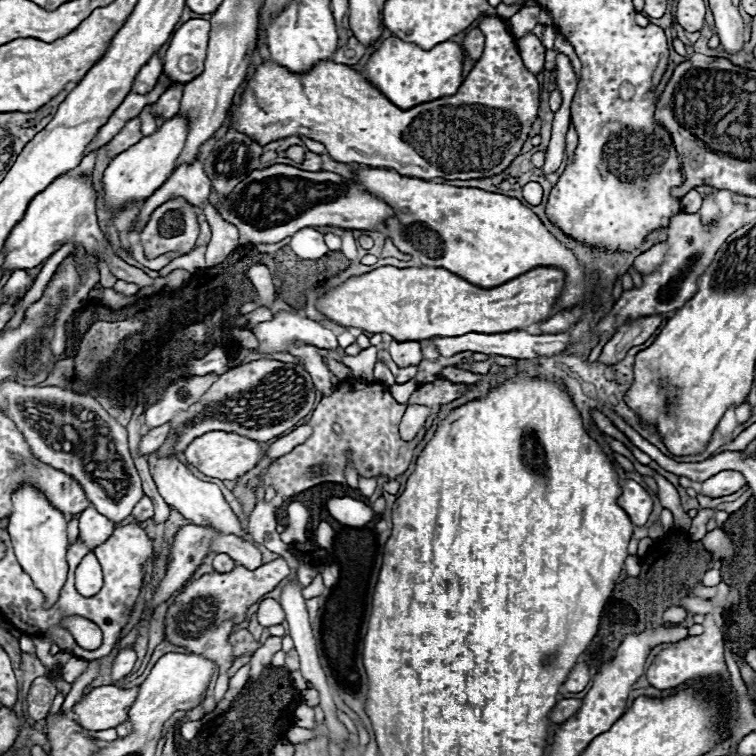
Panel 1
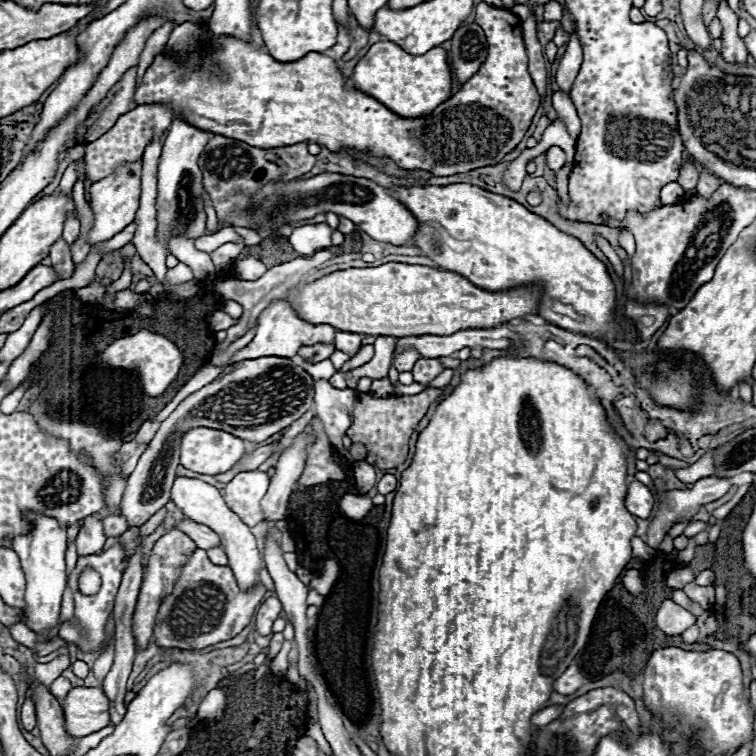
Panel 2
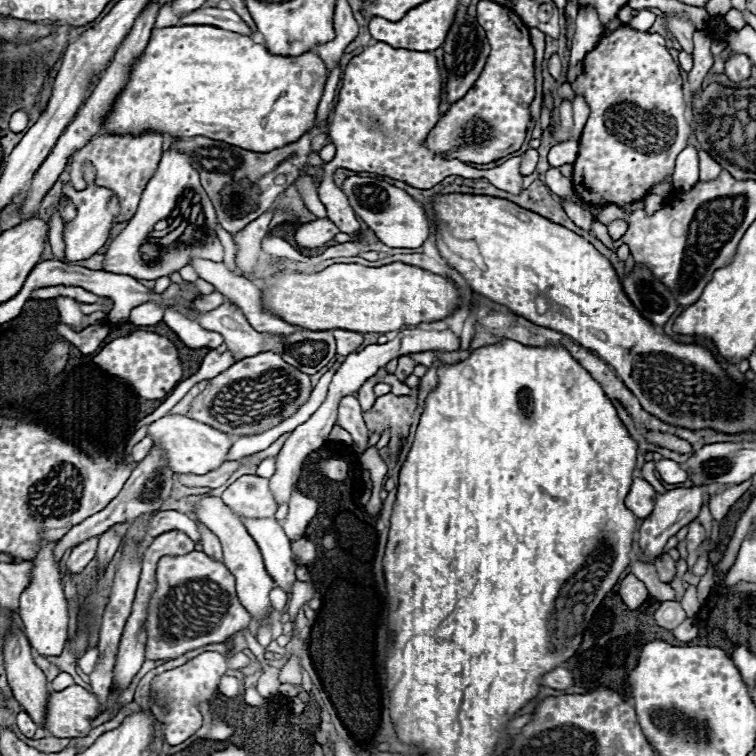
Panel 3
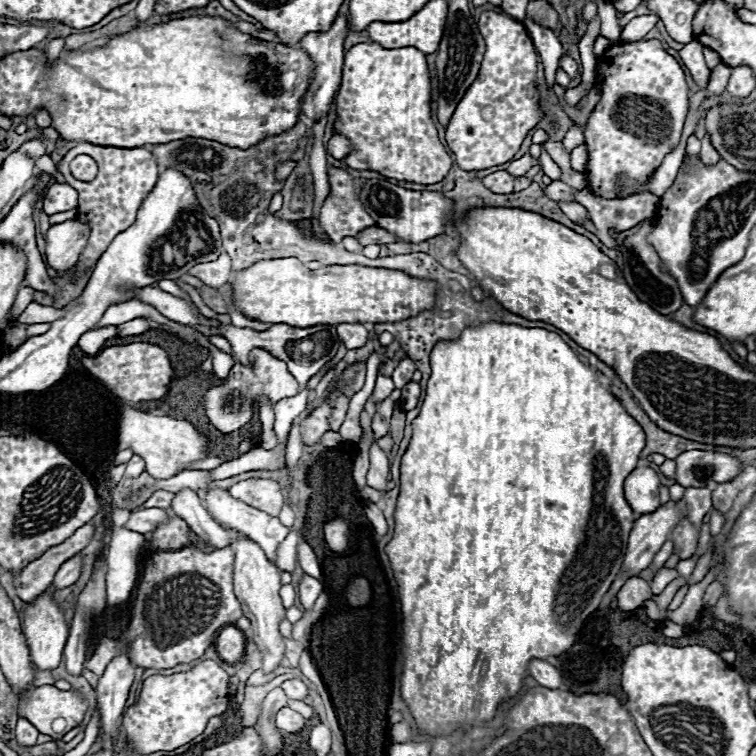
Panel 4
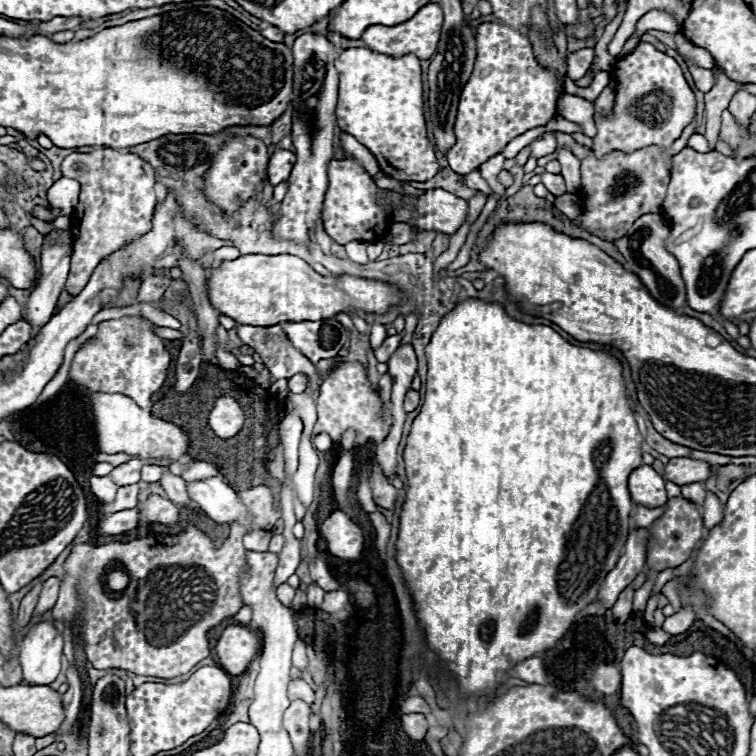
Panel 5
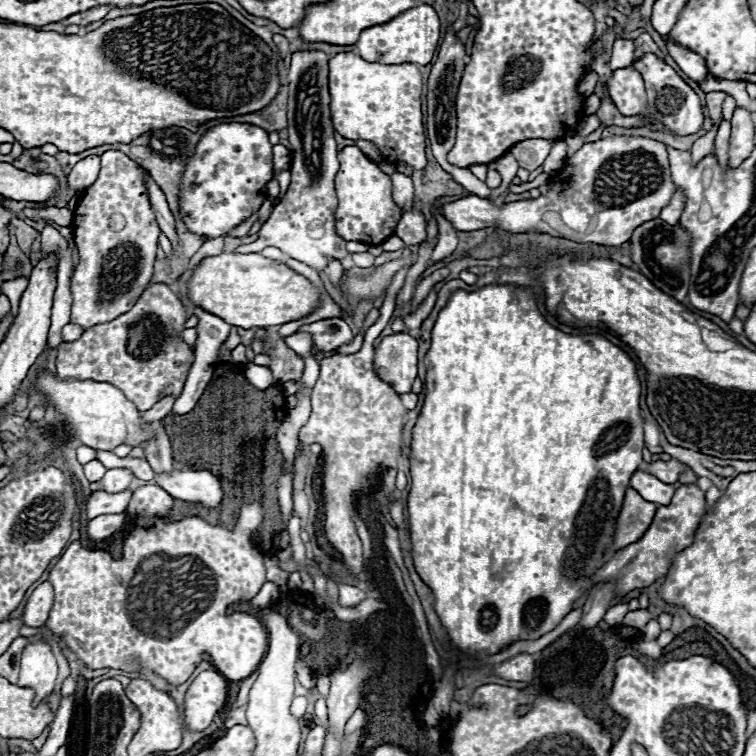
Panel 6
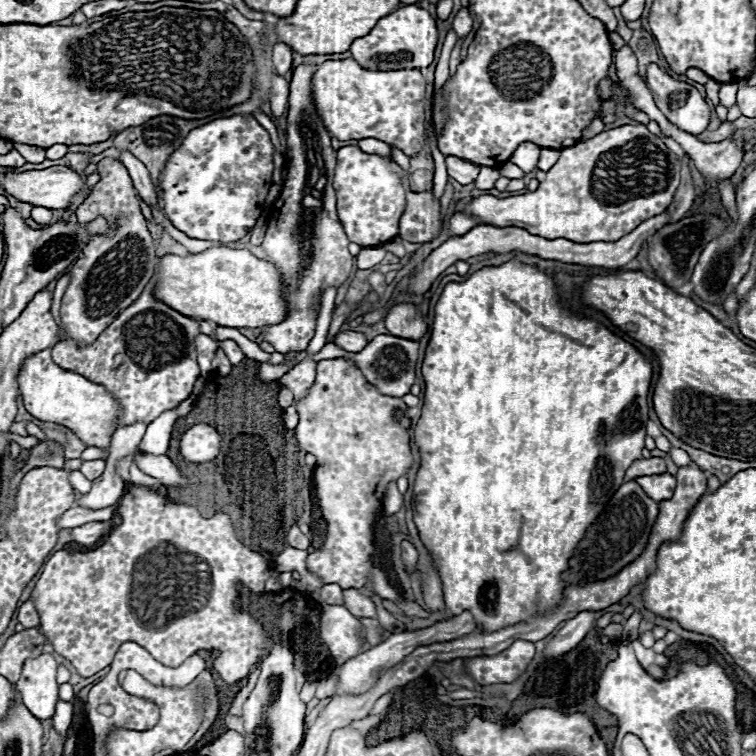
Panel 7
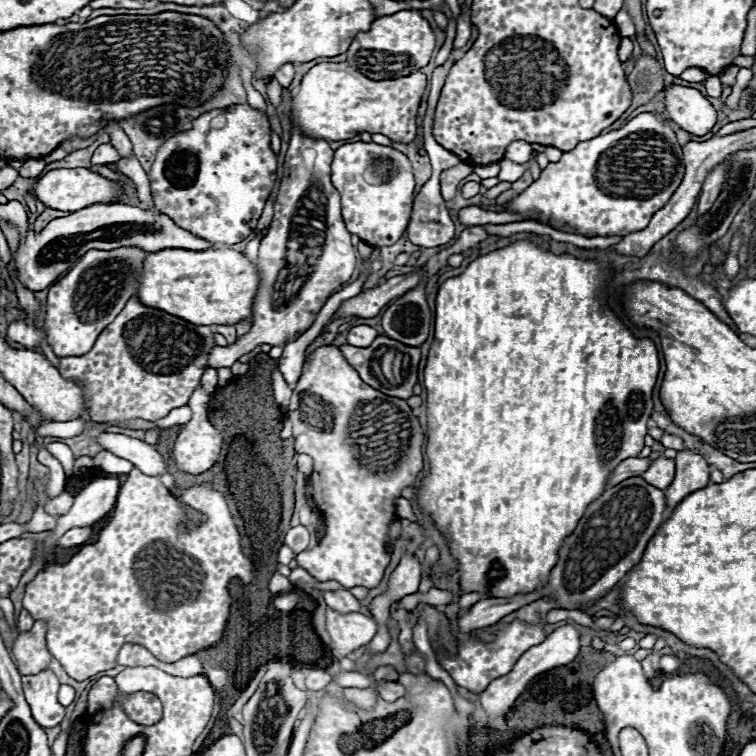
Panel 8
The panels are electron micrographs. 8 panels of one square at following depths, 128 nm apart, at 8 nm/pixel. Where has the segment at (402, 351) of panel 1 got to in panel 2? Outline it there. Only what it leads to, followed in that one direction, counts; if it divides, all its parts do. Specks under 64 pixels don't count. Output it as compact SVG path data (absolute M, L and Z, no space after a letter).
M408 350L408 352L402 352L402 354L398 354L398 356L394 358L394 368L396 368L398 372L410 372L412 366L414 366L418 360L420 360L420 354Z

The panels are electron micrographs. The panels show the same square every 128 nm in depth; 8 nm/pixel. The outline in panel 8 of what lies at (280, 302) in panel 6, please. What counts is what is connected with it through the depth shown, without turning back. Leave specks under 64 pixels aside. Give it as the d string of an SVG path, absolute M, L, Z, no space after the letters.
M164 248L148 252L138 276L136 298L148 306L164 310L172 316L200 326L236 324L252 316L252 300L258 288L256 264L248 262L244 254L230 248L212 250L182 250Z

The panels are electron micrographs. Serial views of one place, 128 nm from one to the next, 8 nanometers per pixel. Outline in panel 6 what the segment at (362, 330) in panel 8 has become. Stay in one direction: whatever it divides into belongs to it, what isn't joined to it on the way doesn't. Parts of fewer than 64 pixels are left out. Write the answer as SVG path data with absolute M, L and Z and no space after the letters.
M328 318L328 320L312 322L312 324L302 326L298 330L312 332L314 350L318 350L318 352L334 352L340 346L350 344L354 340L350 326L342 318Z

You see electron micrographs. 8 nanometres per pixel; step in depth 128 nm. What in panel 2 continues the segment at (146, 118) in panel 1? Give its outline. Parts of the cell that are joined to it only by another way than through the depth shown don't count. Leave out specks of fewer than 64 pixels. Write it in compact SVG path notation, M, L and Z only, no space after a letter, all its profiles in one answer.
M154 140L142 156L142 194L140 208L136 212L136 232L132 244L136 246L140 258L152 268L160 282L166 282L166 248L156 242L156 168L162 152L162 142Z

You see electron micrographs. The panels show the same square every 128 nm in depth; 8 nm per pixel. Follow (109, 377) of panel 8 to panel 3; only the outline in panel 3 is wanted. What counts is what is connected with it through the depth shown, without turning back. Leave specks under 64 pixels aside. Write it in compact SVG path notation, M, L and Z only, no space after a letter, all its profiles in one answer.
M134 332L126 338L116 338L106 344L92 362L102 368L106 374L124 380L126 384L134 386L136 394L144 400L162 400L166 398L174 386L182 378L182 364L178 360L178 352L168 338L162 338L154 332Z

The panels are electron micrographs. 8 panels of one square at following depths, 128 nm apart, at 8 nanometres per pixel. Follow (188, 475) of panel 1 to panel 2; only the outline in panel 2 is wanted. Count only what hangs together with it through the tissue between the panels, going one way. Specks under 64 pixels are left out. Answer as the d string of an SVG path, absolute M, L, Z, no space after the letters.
M176 478L174 480L174 486L172 486L172 492L170 492L170 498L174 500L174 504L190 518L190 520L196 520L200 524L208 524L208 528L212 528L218 536L220 536L220 542L222 542L222 548L226 550L226 556L228 556L228 566L232 568L236 580L238 580L238 586L248 592L248 590L254 590L258 584L260 584L260 568L264 566L262 562L262 556L258 552L258 546L256 546L256 538L254 534L250 532L250 528L226 506L224 498L220 496L220 492L202 482L202 480L192 480L192 478Z

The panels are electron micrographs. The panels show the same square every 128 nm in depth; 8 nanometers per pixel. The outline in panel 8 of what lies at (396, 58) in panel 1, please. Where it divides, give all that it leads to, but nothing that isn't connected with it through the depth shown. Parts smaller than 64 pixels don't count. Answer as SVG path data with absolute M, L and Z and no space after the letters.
M316 64L310 68L300 84L300 90L292 96L292 108L290 108L290 118L292 126L296 126L304 136L308 138L318 138L318 140L346 140L354 138L360 132L378 132L388 136L394 142L412 142L416 138L416 114L420 106L420 98L426 88L426 76L422 72L414 72L412 76L396 78L396 80L368 80L360 72L352 70L348 64Z

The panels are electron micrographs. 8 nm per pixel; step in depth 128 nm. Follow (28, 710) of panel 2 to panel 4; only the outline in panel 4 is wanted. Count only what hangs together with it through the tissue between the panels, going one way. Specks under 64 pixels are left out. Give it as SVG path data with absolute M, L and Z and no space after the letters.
M20 718L16 724L16 740L20 746L34 746L38 738L36 728L32 728L32 724L28 724L28 720Z

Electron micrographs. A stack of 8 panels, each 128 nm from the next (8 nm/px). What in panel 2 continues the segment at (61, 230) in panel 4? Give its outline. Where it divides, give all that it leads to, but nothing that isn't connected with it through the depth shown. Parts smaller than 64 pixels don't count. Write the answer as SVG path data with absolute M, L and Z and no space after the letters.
M142 162L126 164L126 166L118 168L112 176L90 184L88 204L94 214L94 222L88 232L90 246L114 238L118 232L122 232L134 220L134 214L138 210L138 198L140 198L140 170L142 170Z

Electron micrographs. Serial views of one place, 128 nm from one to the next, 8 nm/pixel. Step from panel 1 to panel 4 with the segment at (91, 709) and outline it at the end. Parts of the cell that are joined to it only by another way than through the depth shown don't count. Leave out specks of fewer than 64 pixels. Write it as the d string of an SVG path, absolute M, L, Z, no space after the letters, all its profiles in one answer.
M40 686L40 688L28 688L18 696L18 716L26 718L40 734L48 734L54 740L60 740L66 732L70 732L74 726L78 726L86 712L86 700L76 690L58 690L56 686Z

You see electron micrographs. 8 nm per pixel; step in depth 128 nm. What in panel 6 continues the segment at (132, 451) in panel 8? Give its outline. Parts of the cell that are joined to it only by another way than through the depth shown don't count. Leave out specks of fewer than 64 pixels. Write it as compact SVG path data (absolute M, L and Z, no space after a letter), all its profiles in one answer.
M170 470L154 474L154 480L178 500L202 502L210 508L218 508L222 502L220 482L208 470Z

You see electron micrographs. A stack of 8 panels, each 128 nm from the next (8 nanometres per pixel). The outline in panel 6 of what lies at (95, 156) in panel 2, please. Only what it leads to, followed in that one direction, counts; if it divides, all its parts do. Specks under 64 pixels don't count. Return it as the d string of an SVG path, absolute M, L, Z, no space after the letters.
M108 150L100 158L100 174L96 182L84 190L72 222L80 262L70 284L70 322L78 324L82 330L114 320L136 304L144 288L150 284L160 234L146 196L144 170L118 150Z

